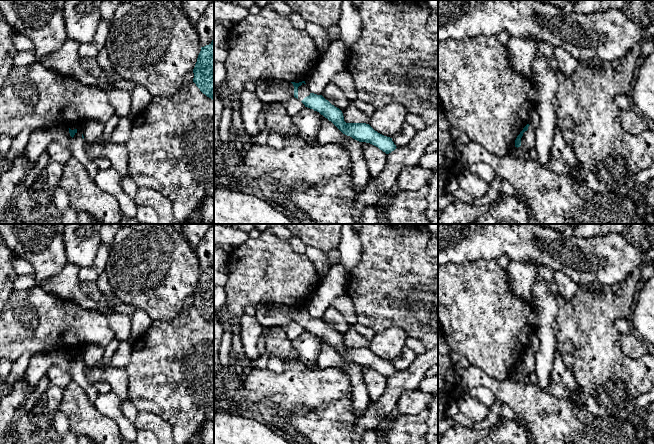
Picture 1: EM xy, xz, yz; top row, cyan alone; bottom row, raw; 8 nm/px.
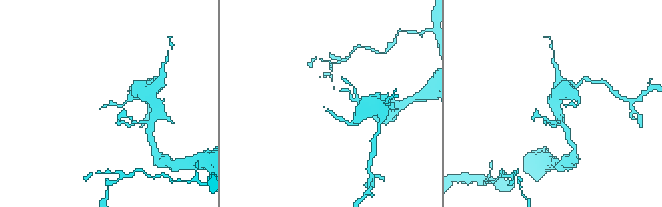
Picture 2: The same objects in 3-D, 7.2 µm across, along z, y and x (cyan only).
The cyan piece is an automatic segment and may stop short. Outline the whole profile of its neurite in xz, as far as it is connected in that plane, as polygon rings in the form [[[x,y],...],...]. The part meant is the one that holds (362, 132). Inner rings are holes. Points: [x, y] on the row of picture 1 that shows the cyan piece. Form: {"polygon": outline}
{"polygon": [[[261,80],[256,83],[256,95],[263,103],[285,103],[288,99],[295,97],[305,107],[319,112],[331,121],[343,134],[352,137],[359,142],[370,143],[386,154],[391,153],[397,147],[392,138],[384,136],[375,131],[366,123],[346,123],[342,111],[332,105],[322,95],[311,93],[305,81],[285,82],[278,80]]]}

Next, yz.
{"polygon": [[[527,124],[515,140],[515,147],[522,146],[526,150],[534,148],[535,145],[535,129]]]}

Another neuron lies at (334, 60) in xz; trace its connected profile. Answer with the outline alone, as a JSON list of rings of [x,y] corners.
[[[338,38],[333,41],[321,56],[316,67],[304,80],[311,93],[321,95],[332,77],[346,70],[349,48]]]

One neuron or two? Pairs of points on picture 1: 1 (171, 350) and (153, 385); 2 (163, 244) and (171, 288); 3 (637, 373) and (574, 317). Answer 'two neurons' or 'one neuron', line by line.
1: one neuron
2: one neuron
3: one neuron

